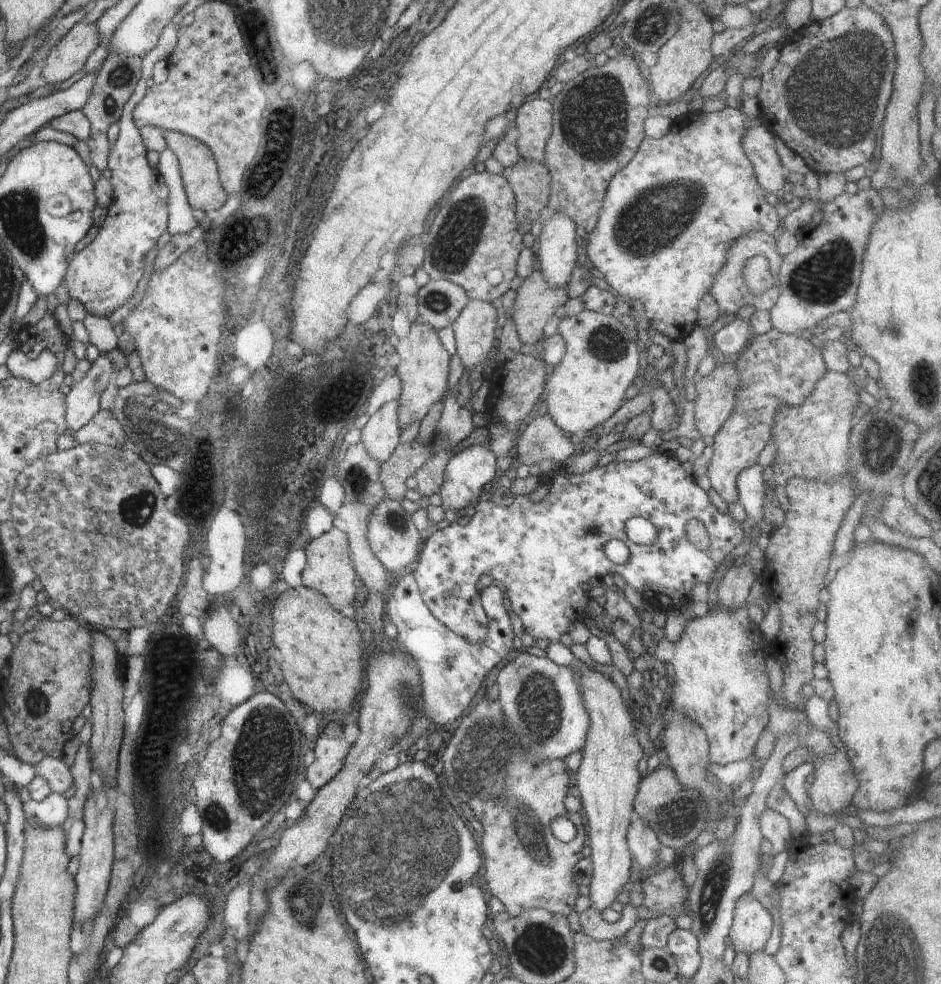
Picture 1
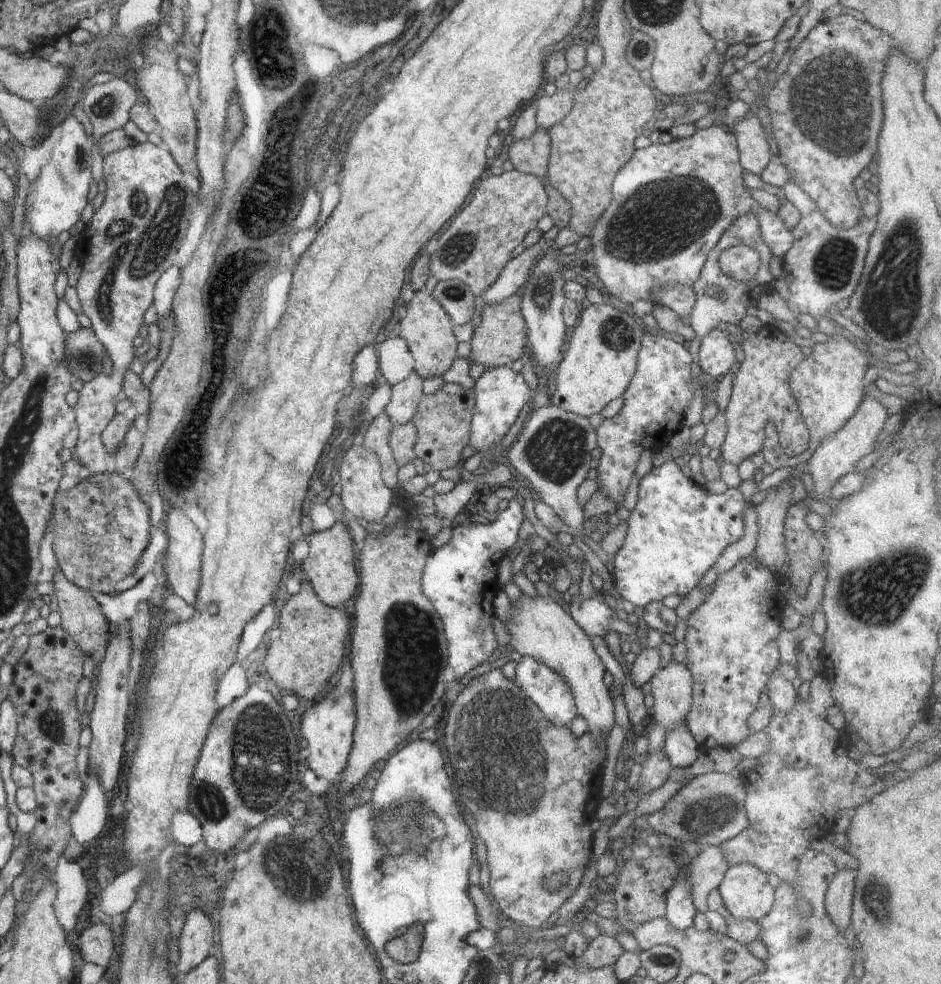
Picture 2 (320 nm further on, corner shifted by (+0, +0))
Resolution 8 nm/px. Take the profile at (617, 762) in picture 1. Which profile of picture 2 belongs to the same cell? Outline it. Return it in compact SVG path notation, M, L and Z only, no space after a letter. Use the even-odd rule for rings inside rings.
M523 595L512 604L512 620L504 625L510 634L506 650L516 650L522 656L530 656L536 662L554 670L568 686L574 698L577 715L588 724L588 732L596 742L606 741L615 727L615 707L610 690L604 684L606 668L596 654L582 625L565 612L553 599Z

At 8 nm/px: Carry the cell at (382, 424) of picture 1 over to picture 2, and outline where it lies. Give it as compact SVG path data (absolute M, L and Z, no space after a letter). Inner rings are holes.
M413 371L408 378L391 387L390 402L384 408L384 414L393 425L402 426L412 421L423 398L422 382L420 376Z

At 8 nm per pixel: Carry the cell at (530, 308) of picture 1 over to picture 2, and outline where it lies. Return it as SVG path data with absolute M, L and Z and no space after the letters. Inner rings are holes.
M520 291L506 298L504 302L500 304L492 304L492 306L484 306L484 312L482 314L482 322L480 326L474 329L474 337L470 340L470 352L469 360L472 364L480 364L484 366L484 369L492 369L499 367L512 366L512 364L518 360L521 360L522 355L526 354L526 348L529 348L529 341L527 340L527 327L524 318L522 318L521 312L521 294Z

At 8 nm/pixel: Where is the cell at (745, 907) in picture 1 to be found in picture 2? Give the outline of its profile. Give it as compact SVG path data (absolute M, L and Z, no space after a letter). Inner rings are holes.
M752 864L729 866L717 891L730 915L755 923L770 914L775 900L768 876Z

